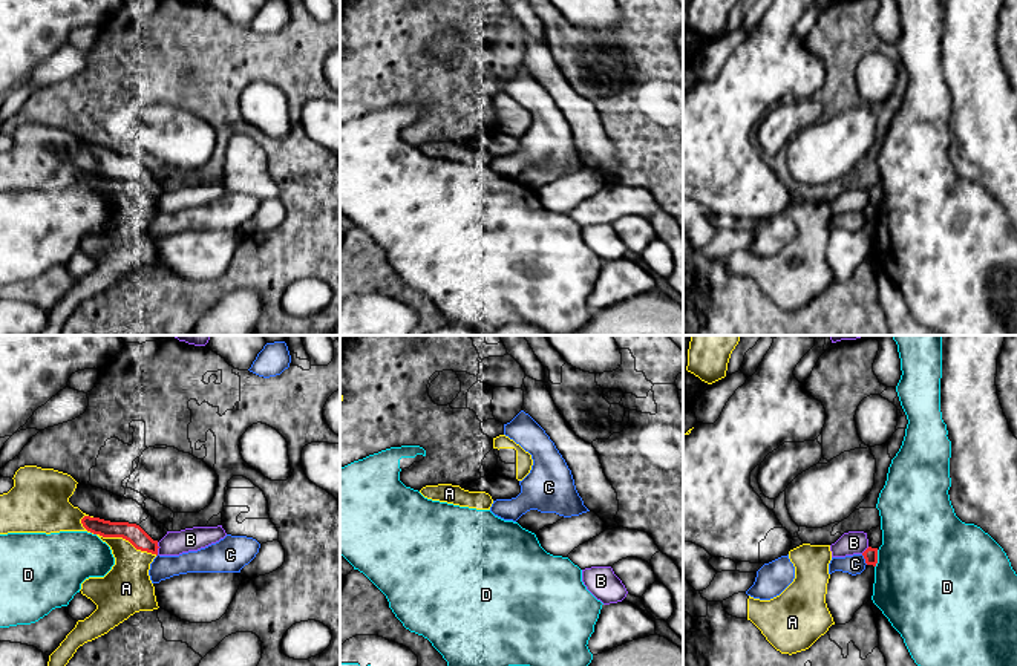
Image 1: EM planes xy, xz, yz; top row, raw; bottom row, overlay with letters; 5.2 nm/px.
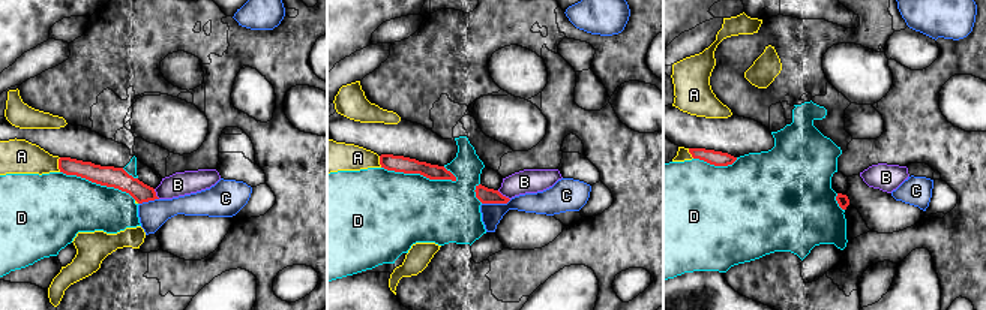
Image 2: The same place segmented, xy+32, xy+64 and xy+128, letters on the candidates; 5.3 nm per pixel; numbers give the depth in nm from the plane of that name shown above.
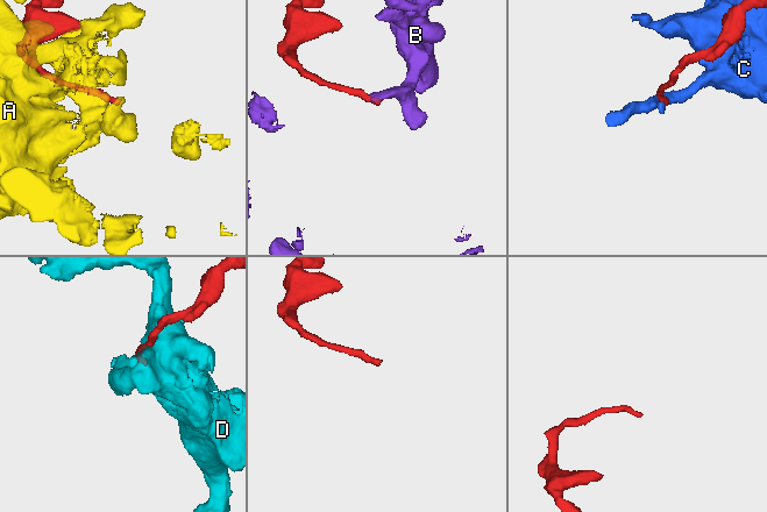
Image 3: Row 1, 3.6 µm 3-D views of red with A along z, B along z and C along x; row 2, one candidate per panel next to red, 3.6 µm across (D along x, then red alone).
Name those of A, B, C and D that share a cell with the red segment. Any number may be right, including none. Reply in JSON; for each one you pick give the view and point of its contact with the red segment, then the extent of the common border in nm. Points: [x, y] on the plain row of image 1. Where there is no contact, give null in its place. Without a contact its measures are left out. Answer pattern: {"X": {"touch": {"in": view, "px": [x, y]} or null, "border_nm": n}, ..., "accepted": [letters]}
{"accepted": []}

